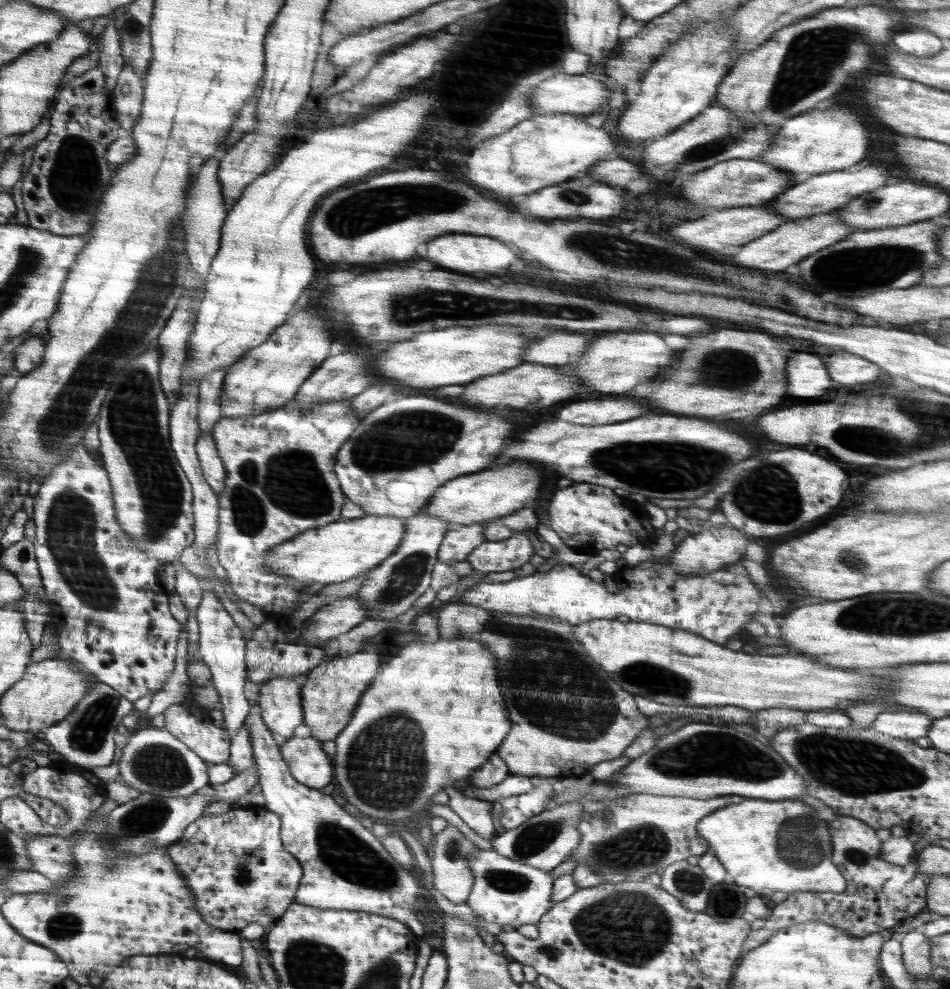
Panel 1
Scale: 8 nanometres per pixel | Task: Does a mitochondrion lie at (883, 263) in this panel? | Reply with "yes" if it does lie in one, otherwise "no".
yes

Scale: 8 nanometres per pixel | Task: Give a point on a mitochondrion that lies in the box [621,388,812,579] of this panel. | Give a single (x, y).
(782, 502)

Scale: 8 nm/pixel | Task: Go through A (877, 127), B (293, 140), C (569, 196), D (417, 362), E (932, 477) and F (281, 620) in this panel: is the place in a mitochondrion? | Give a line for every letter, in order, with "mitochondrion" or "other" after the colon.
A: other
B: other
C: other
D: other
E: other
F: other

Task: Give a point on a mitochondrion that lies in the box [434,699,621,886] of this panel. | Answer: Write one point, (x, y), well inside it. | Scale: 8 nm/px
(536, 836)

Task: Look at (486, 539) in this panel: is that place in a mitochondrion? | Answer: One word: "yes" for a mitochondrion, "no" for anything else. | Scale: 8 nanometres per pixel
no

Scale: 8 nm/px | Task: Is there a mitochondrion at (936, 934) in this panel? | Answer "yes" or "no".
no

